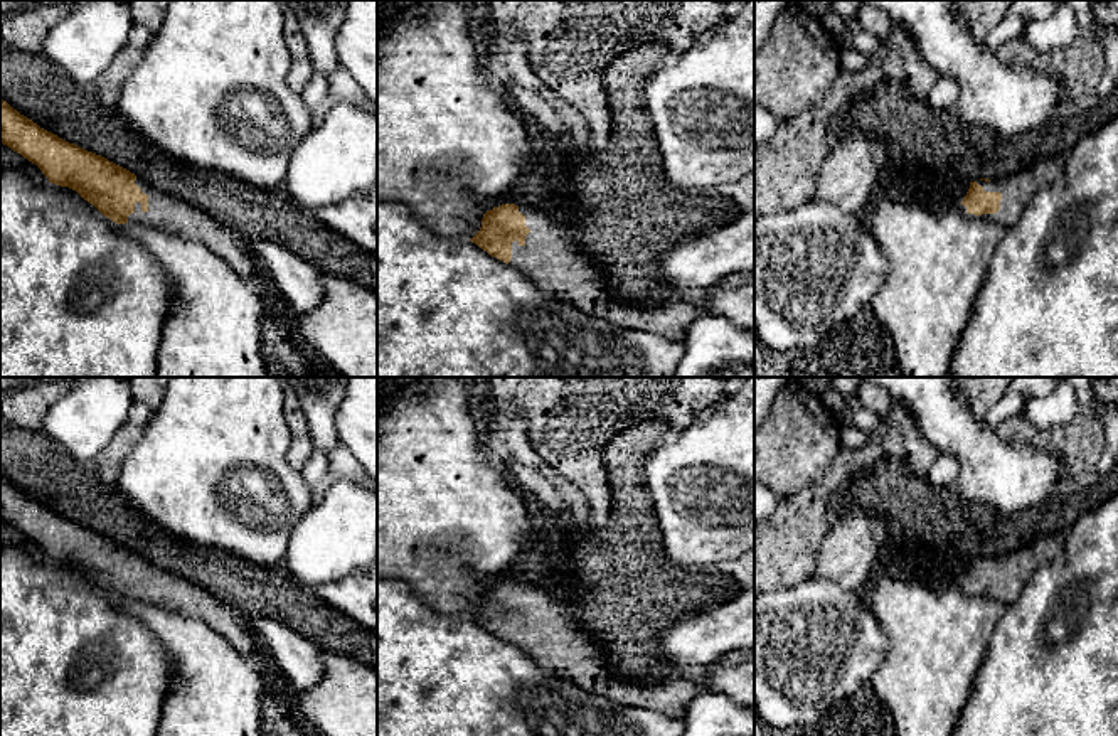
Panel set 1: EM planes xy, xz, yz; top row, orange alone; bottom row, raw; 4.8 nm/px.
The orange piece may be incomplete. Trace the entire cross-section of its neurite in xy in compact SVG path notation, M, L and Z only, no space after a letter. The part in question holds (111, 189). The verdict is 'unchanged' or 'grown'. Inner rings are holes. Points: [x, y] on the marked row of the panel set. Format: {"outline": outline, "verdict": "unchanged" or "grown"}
{"outline": "M2 98L0 141L35 163L51 184L76 190L113 222L150 226L199 243L246 281L266 285L264 271L241 234L108 158L40 128Z", "verdict": "grown"}

